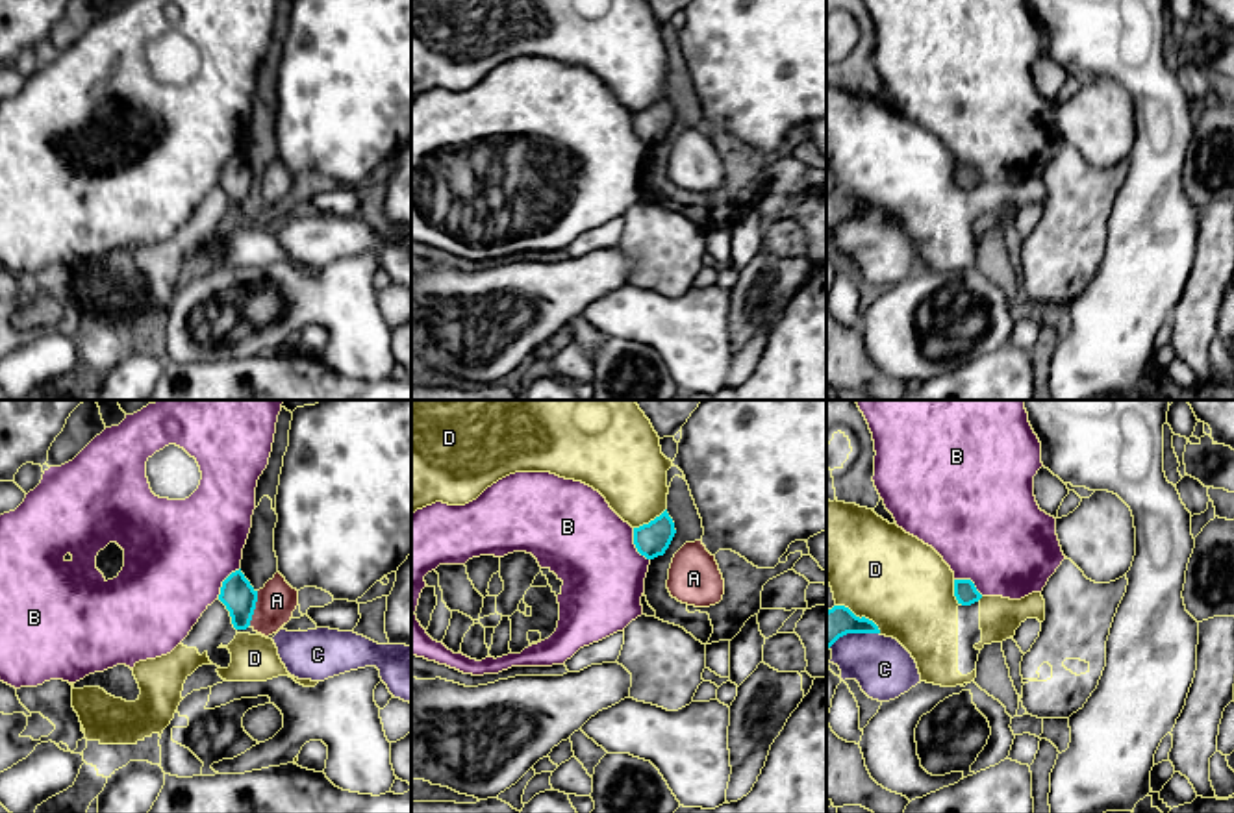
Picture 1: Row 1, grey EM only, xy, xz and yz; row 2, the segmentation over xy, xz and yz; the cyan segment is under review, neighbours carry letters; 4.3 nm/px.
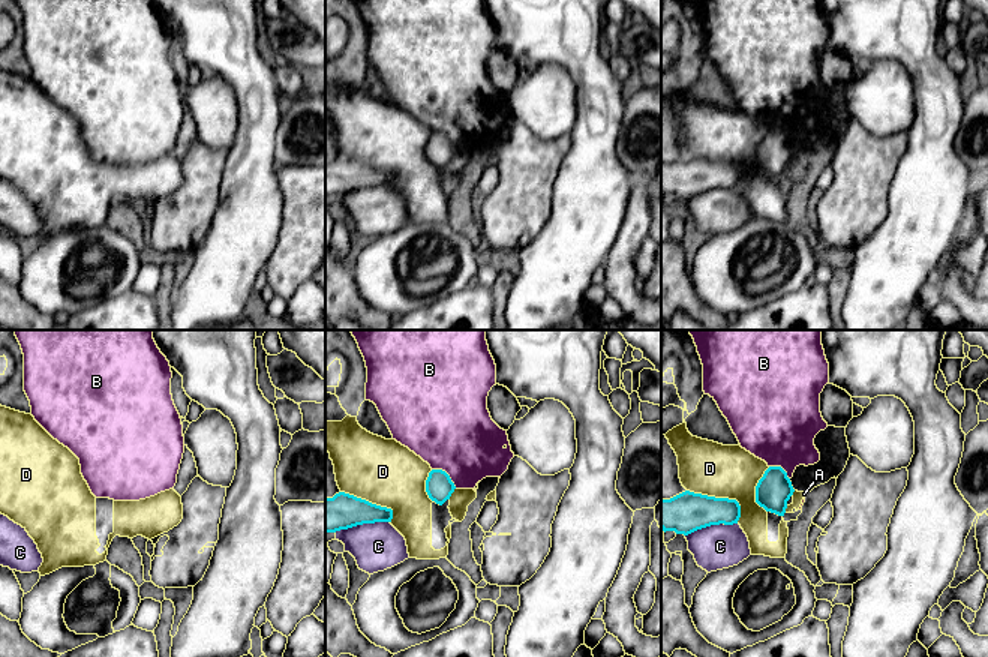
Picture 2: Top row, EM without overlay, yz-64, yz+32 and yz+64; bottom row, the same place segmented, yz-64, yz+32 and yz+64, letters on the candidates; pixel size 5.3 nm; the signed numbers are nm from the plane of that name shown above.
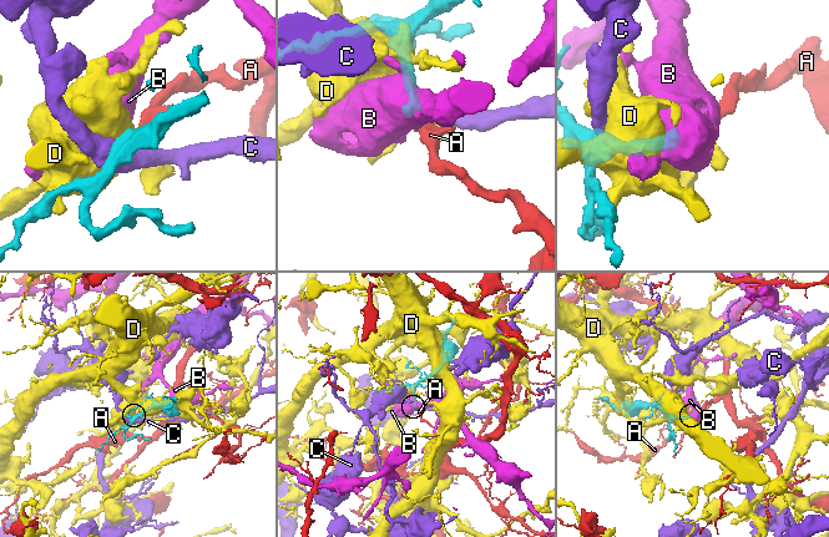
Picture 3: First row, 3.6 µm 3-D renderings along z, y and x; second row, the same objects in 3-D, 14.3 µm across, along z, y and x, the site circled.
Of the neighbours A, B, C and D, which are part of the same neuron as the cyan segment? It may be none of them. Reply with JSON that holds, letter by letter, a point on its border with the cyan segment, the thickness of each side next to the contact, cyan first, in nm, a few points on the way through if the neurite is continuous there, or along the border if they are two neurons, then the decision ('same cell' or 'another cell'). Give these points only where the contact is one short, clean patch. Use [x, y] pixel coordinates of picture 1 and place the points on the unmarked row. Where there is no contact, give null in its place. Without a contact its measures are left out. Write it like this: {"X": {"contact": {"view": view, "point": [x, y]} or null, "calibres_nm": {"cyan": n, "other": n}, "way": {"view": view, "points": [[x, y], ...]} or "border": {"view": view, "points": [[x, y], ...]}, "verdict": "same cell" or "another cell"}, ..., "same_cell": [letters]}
{"A": {"contact": {"view": "xy", "point": [254, 193]}, "calibres_nm": {"cyan": 150, "other": 170}, "way": {"view": "xy", "points": [[238, 180], [254, 193], [269, 193], [277, 186]]}, "verdict": "same cell"}, "B": {"contact": {"view": "xz", "point": [634, 128]}, "calibres_nm": {"cyan": 150, "other": 380}, "border": {"view": "xz", "points": [[632, 113], [634, 132], [649, 145]]}, "verdict": "another cell"}, "C": {"contact": {"view": "yz", "point": [853, 217]}, "calibres_nm": {"cyan": 140, "other": 260}, "verdict": "another cell"}, "D": {"contact": {"view": "yz", "point": [858, 202]}, "calibres_nm": {"cyan": 140, "other": 420}, "verdict": "another cell"}, "same_cell": ["A"]}

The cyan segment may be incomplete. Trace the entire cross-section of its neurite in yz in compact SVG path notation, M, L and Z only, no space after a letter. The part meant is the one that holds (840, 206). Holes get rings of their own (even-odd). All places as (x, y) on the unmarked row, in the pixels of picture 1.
M834 191L826 196L826 231L830 233L847 219L880 219L880 215L873 206L856 202L849 193Z

